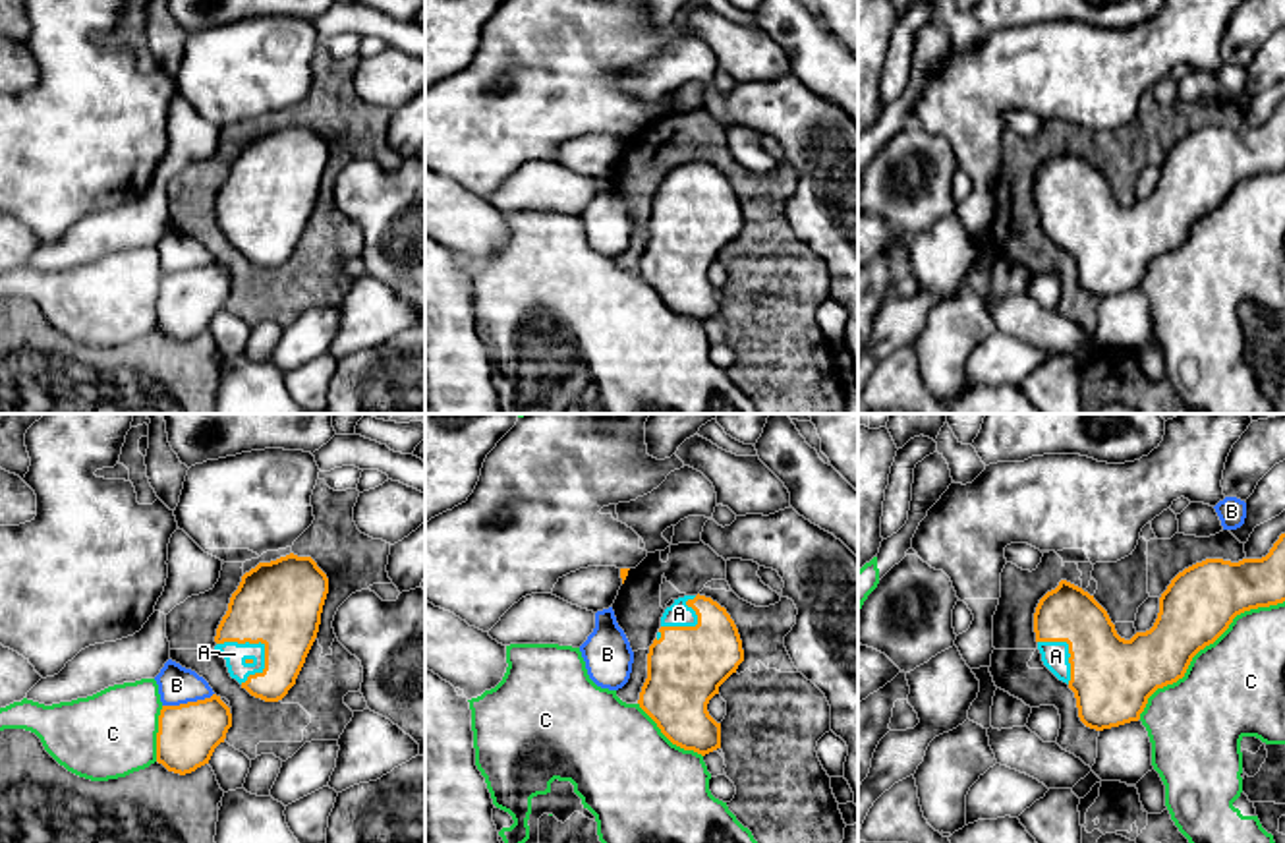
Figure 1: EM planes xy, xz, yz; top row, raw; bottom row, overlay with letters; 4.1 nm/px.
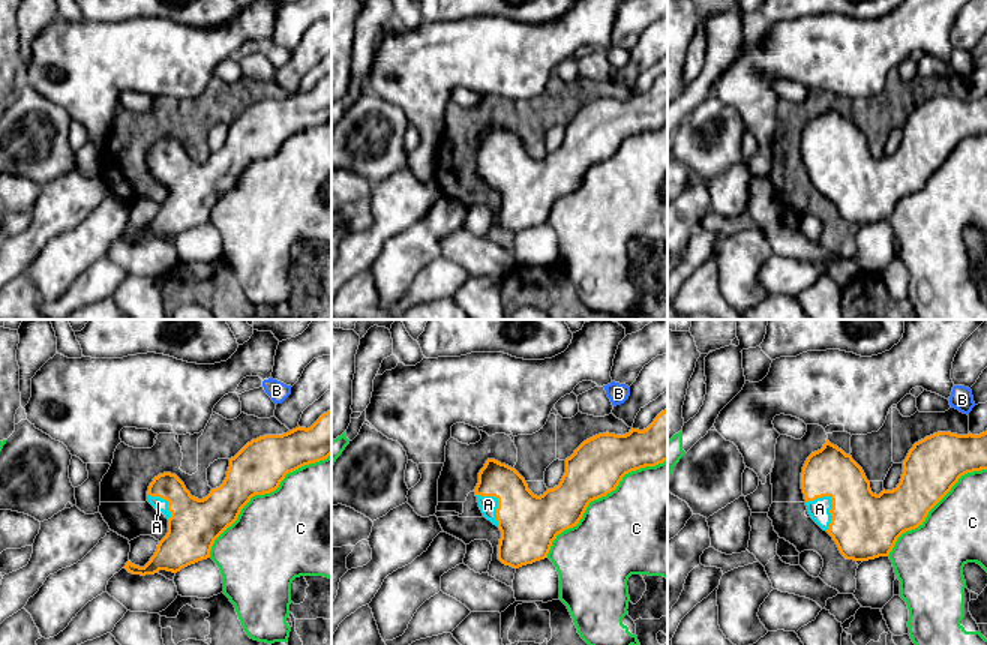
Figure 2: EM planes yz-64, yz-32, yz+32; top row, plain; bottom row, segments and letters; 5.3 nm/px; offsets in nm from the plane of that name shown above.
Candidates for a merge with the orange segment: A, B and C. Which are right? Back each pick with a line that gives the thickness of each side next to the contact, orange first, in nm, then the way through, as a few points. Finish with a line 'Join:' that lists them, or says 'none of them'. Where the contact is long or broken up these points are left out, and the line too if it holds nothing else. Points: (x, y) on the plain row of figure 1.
A: 360/90 nm
Join: A

